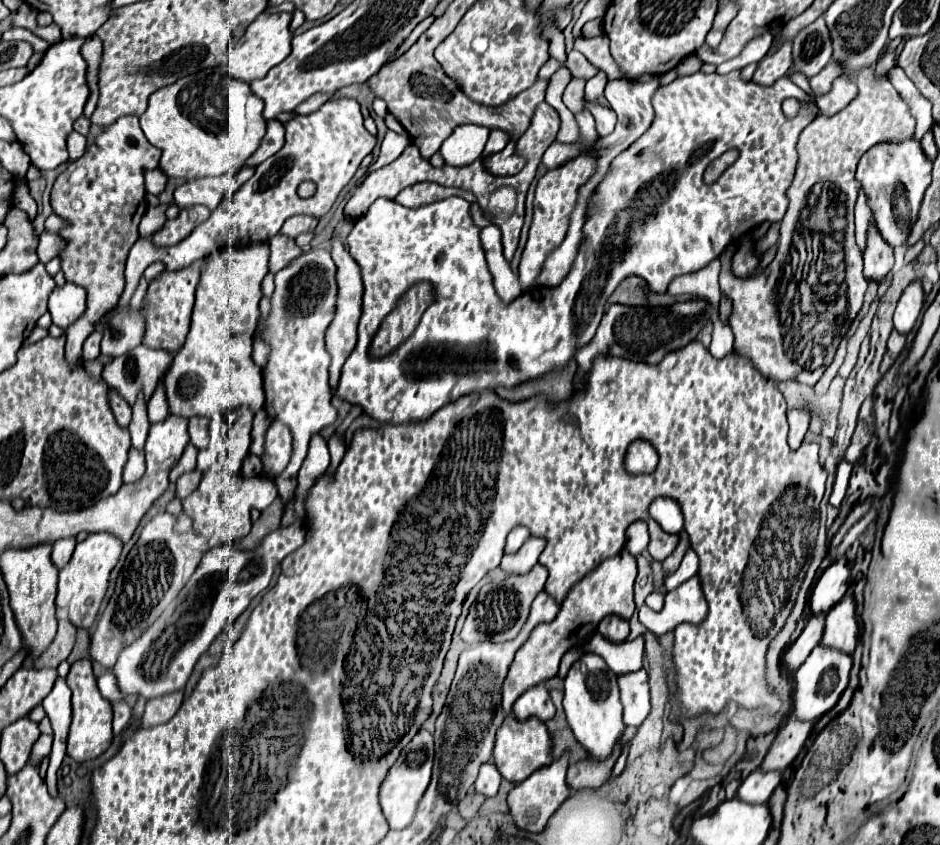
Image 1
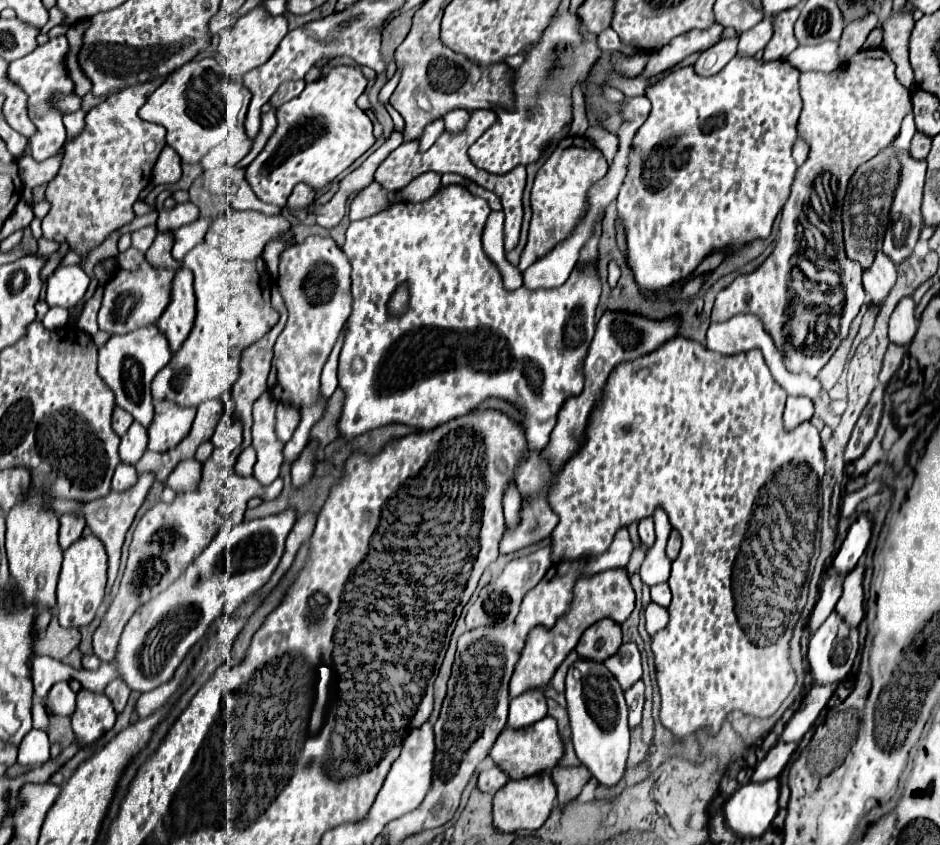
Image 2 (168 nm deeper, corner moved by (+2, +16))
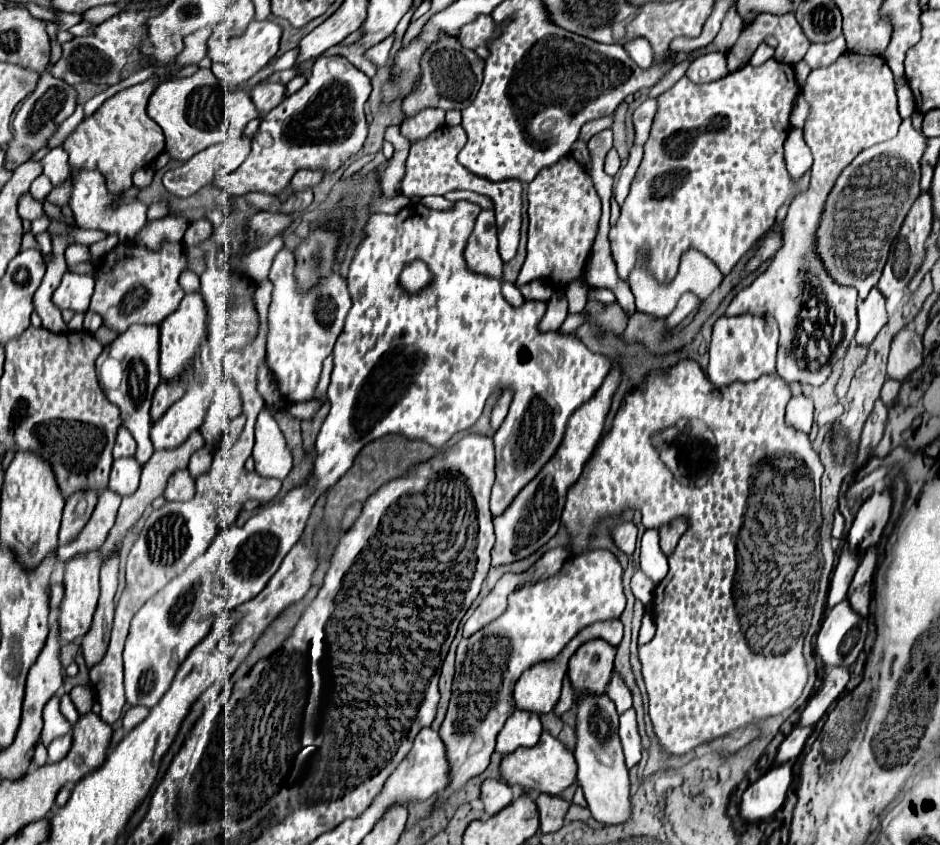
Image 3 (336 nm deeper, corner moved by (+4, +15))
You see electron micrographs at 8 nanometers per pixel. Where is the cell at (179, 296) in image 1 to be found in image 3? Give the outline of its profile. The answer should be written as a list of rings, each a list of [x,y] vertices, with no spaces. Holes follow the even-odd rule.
[[[197,291],[187,293],[179,303],[179,309],[161,323],[161,359],[159,359],[161,379],[175,377],[175,373],[179,373],[179,369],[183,369],[187,361],[191,361],[191,353],[195,353],[195,349],[199,349],[199,341],[203,341],[205,323],[207,323],[207,311],[205,311],[203,299],[199,297]]]

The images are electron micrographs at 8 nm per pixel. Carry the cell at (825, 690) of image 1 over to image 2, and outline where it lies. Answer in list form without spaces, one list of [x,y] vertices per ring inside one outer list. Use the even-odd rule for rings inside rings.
[[[833,612],[809,640],[807,660],[809,660],[809,666],[811,666],[813,680],[817,684],[841,682],[851,670],[851,666],[855,662],[855,656],[857,656],[857,650],[859,650],[859,632],[857,632],[857,628],[845,624],[841,620],[841,616],[837,612]]]

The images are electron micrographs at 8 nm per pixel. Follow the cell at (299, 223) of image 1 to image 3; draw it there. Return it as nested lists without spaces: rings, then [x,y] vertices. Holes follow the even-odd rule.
[[[299,171],[293,179],[291,179],[291,187],[293,191],[303,191],[303,189],[313,189],[319,181],[321,181],[321,173],[315,173],[315,171]]]

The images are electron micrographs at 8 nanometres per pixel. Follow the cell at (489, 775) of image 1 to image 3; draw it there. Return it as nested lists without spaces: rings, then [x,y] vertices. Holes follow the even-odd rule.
[[[485,779],[481,783],[481,801],[487,815],[495,815],[499,809],[507,807],[513,799],[511,787],[503,779]]]

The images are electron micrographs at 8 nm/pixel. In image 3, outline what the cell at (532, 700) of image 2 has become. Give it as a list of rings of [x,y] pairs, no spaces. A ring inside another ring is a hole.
[[[515,709],[497,735],[497,751],[501,755],[515,751],[517,747],[531,747],[539,741],[541,719],[535,713]]]

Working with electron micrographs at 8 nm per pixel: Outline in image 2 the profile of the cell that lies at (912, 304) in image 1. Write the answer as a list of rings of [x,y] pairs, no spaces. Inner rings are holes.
[[[903,298],[895,312],[891,314],[891,320],[889,320],[889,340],[897,346],[903,346],[903,348],[909,348],[911,340],[915,338],[917,334],[917,318],[915,318],[915,302],[913,298]]]

